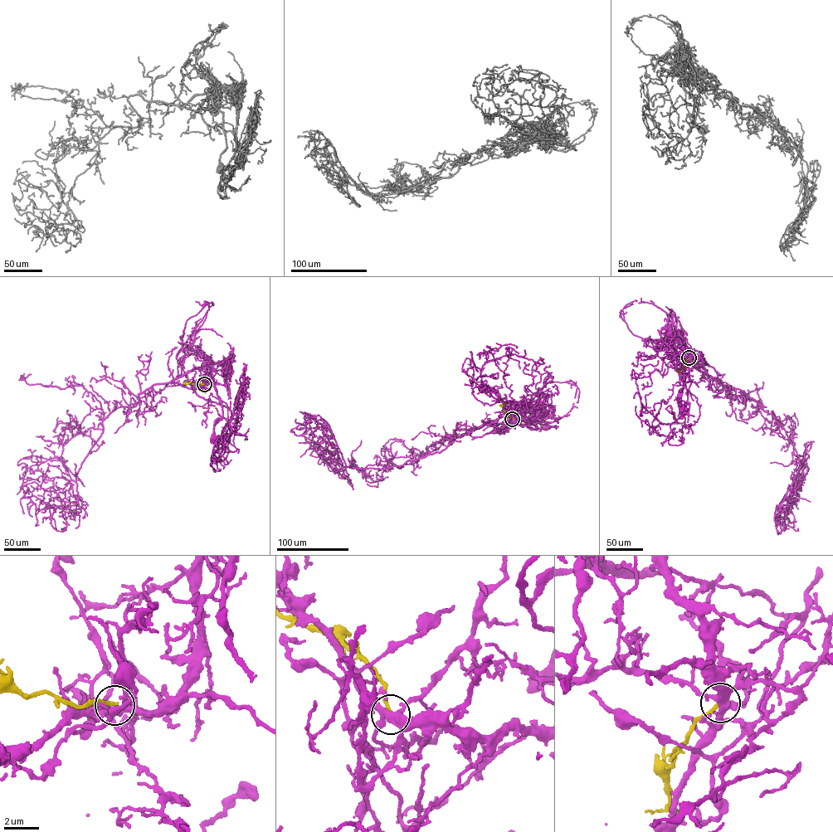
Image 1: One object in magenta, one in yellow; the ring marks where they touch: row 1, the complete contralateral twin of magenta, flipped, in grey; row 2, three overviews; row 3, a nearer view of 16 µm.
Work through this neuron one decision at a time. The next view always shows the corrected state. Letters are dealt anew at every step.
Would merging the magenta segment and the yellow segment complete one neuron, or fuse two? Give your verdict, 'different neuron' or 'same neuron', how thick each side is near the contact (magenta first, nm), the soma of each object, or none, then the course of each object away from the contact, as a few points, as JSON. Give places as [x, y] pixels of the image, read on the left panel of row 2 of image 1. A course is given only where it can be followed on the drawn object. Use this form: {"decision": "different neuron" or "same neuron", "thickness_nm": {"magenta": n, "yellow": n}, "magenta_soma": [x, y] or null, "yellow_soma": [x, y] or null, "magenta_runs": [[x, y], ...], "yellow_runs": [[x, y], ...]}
{"decision": "different neuron", "thickness_nm": {"magenta": 380, "yellow": 180}, "magenta_soma": [215, 438], "yellow_soma": null, "magenta_runs": [[204, 384], [211, 374], [206, 365], [200, 367], [208, 372], [221, 404], [221, 419], [214, 427], [215, 437]], "yellow_runs": [[204, 384], [182, 383], [190, 381]]}

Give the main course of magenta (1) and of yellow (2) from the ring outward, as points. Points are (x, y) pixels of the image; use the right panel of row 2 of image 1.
1: (689, 357), (681, 342), (669, 353), (673, 362), (684, 367), (682, 409)
2: (689, 357), (680, 372), (677, 369)

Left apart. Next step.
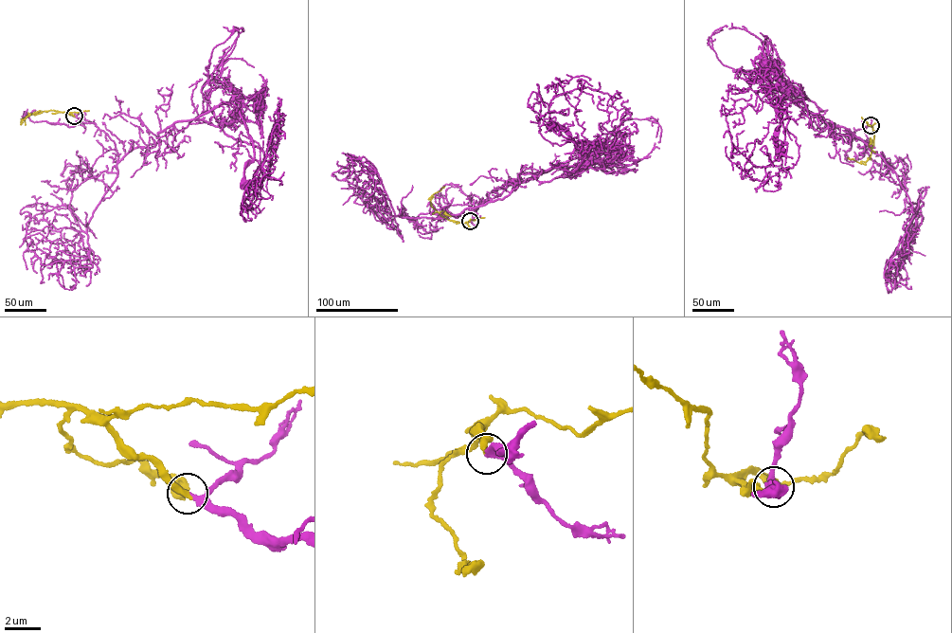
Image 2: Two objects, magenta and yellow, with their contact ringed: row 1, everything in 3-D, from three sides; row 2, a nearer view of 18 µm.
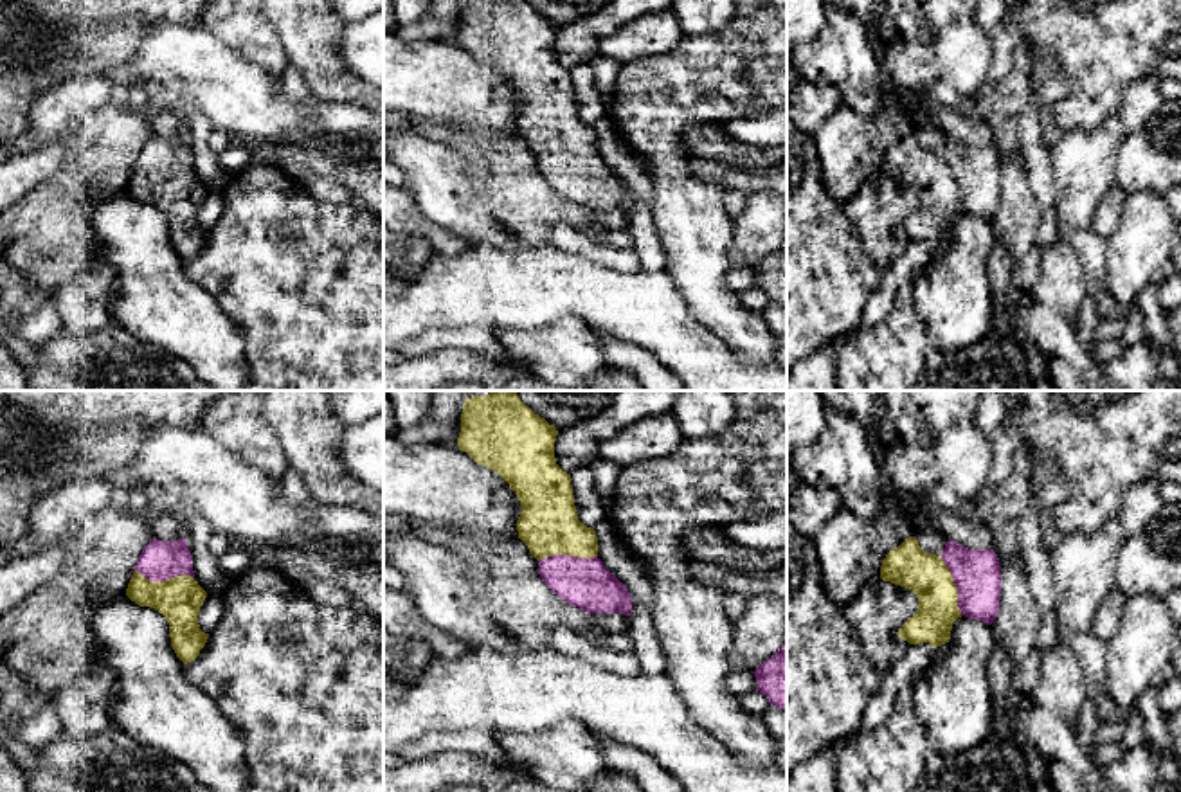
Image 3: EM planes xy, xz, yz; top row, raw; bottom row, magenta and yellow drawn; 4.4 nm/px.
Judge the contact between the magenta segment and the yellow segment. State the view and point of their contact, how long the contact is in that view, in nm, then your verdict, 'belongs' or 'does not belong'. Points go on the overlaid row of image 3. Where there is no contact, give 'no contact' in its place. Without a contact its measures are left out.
yz (956, 585) | 280 nm | belongs

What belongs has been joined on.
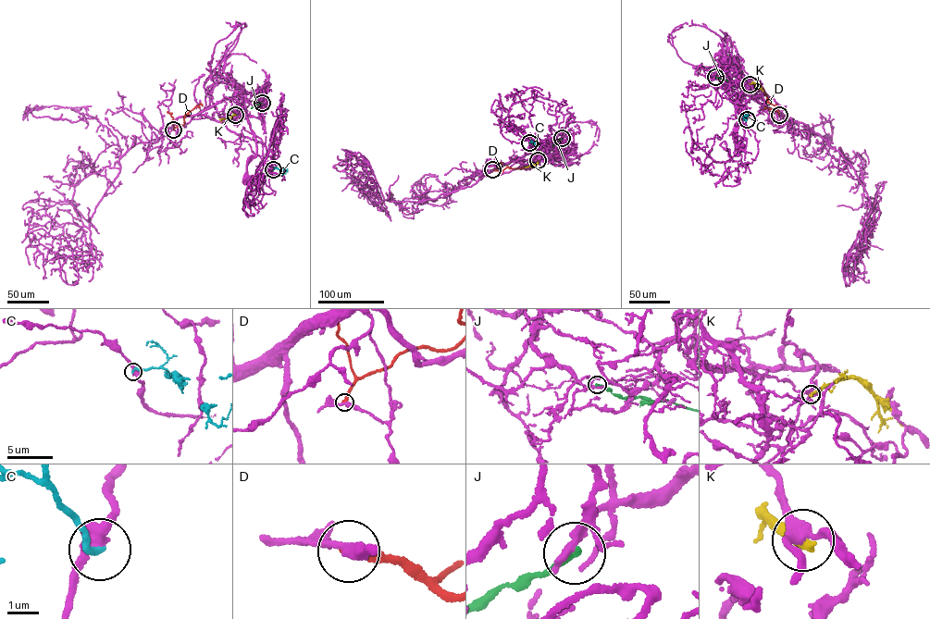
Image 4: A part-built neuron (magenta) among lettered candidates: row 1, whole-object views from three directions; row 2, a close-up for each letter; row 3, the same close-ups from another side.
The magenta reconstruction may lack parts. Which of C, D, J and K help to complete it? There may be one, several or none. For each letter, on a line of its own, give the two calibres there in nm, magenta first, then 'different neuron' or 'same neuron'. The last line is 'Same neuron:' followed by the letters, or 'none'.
C: 400/220 nm | different neuron
D: 300/240 nm | different neuron
J: 240/150 nm | different neuron
K: 260/340 nm | different neuron
Same neuron: none

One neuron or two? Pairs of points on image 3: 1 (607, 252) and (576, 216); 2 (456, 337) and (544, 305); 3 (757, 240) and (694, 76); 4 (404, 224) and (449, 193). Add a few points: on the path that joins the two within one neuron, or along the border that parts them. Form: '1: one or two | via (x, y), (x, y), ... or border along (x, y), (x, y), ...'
1: two | border along (580, 231), (557, 225), (548, 242)
2: two | border along (438, 328), (494, 328), (497, 332)
3: two | border along (733, 220), (728, 261)
4: two | border along (404, 188), (429, 220), (458, 234)

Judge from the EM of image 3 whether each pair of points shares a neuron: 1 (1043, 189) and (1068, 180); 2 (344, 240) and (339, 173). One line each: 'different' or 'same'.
1: different
2: different

